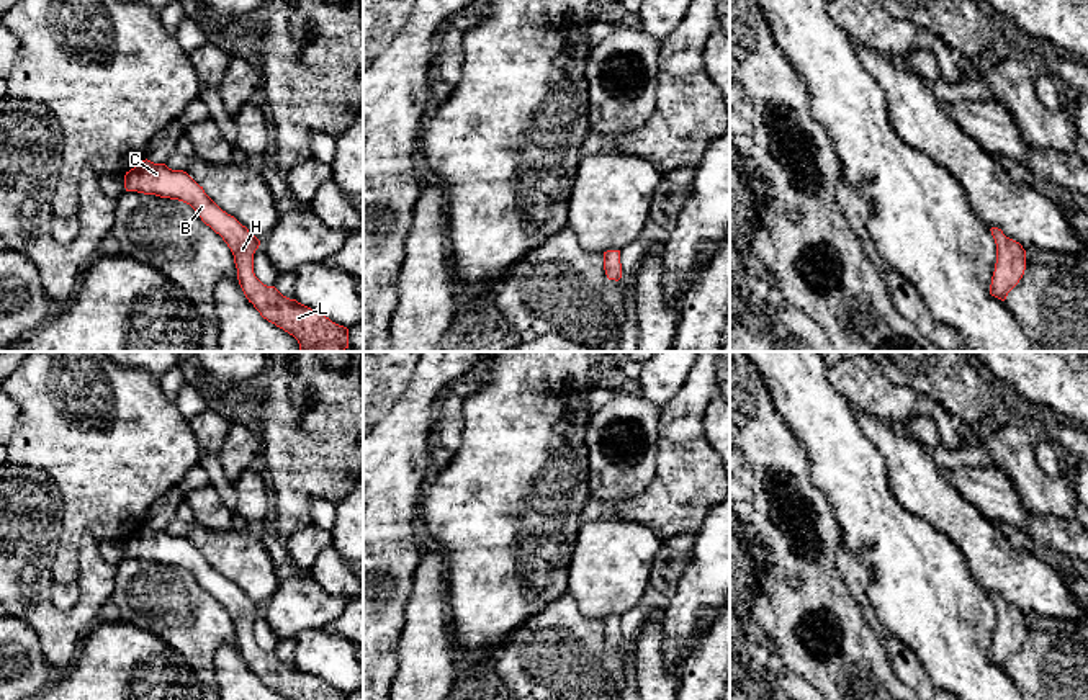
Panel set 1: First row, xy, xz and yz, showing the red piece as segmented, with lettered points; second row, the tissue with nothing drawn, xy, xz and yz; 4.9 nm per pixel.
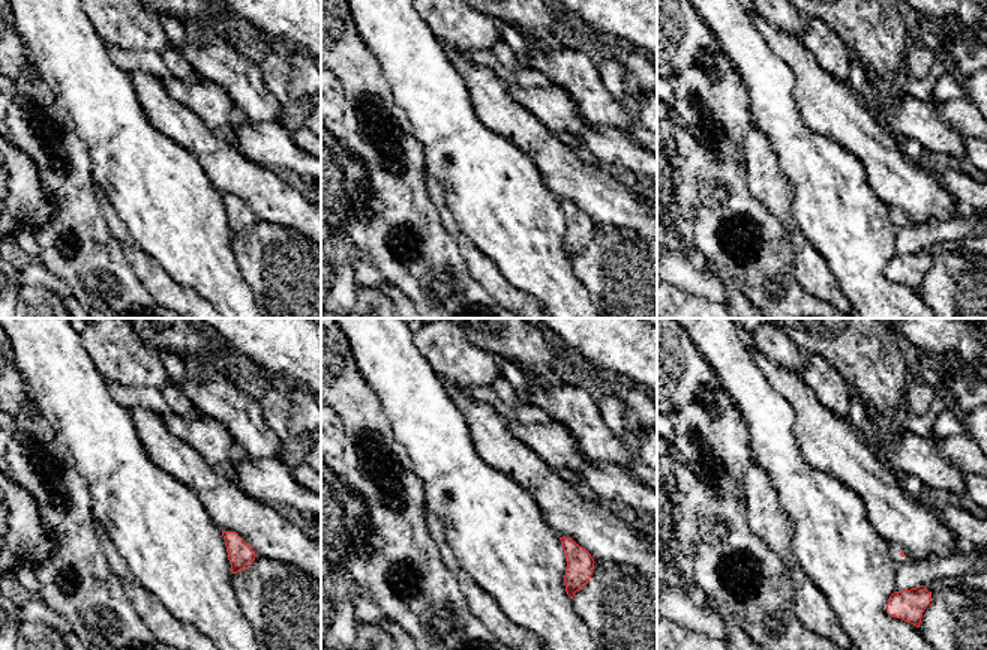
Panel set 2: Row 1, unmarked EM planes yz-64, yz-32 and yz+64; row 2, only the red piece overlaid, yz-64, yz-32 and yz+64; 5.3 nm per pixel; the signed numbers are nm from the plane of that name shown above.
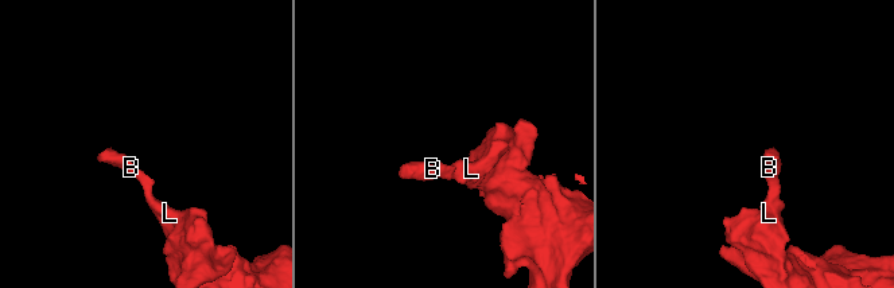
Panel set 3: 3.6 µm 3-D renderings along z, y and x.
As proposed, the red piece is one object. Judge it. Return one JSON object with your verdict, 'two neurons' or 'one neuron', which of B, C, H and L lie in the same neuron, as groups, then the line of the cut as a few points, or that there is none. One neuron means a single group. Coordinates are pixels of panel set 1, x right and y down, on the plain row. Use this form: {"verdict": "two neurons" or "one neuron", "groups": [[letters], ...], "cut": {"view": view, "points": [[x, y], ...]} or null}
{"verdict": "one neuron", "groups": [["B", "C", "H", "L"]], "cut": null}

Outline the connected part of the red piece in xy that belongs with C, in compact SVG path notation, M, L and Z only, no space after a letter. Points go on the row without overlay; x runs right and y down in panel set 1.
M146 525L126 538L124 554L190 571L227 610L245 664L268 689L288 700L348 700L347 693L332 689L322 679L283 662L275 653L263 651L254 639L254 620L260 607L234 582L223 577L187 538Z

